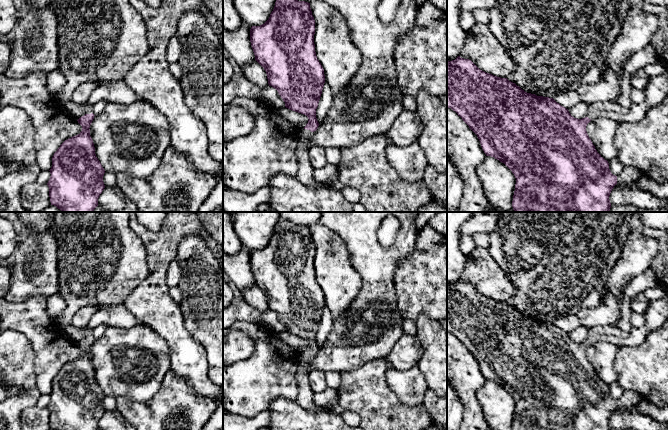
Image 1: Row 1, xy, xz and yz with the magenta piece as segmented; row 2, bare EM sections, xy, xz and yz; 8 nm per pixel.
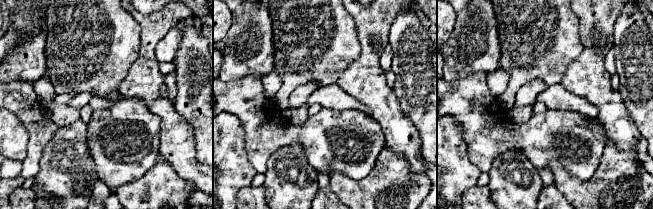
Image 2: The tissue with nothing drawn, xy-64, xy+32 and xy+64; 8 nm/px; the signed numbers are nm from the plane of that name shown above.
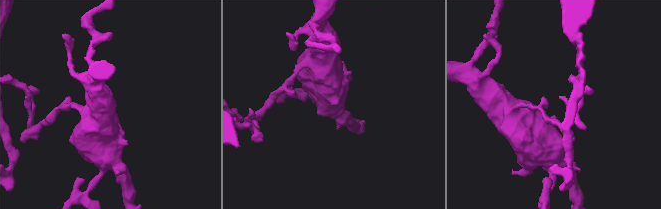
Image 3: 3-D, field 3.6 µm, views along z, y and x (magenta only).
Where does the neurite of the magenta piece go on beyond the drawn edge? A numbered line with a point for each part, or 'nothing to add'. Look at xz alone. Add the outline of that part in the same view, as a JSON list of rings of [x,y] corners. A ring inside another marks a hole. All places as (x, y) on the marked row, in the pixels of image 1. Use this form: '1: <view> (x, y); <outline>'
1: xz (305, 170); [[[302,129],[300,131],[298,148],[296,150],[296,155],[298,158],[298,172],[296,177],[305,185],[316,184],[316,180],[313,176],[314,168],[309,159],[309,151],[312,148],[310,138],[314,133],[315,131],[311,132],[310,130]]]

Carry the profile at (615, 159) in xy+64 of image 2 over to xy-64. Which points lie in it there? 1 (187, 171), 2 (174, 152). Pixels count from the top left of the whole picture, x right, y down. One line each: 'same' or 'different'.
1: different
2: different

